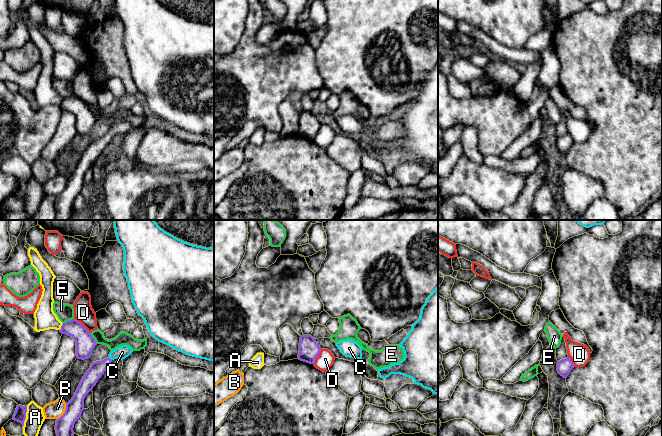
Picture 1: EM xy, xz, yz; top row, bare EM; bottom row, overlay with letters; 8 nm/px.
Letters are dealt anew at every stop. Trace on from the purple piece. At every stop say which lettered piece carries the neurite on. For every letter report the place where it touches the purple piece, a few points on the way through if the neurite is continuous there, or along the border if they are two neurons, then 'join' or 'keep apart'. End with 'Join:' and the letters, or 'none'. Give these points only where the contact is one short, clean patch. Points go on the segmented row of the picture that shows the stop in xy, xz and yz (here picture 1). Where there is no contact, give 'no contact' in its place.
A: xy (25, 416) | keep apart
B: xy (65, 411) | keep apart
C: xy (110, 359) | across xy (97, 369), (110, 359), (116, 353), (122, 352) | join
D: xy (82, 325) | keep apart
E: xy (68, 321) | along xy (73, 318), (63, 323) | keep apart
Join: C

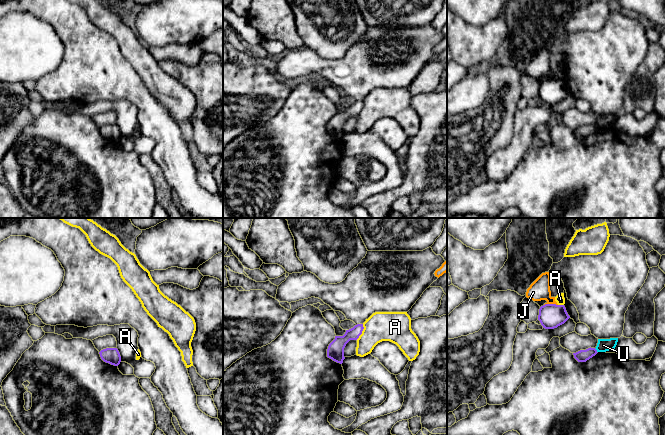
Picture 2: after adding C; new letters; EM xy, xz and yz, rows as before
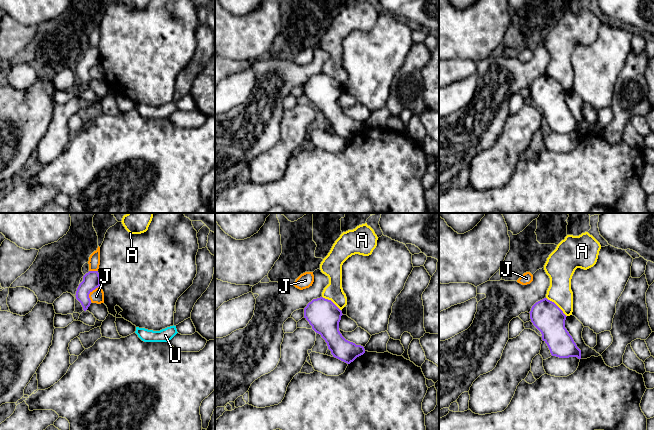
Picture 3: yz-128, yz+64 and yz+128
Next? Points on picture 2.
A: xz (361, 332) | keep apart
J: yz (550, 304) | keep apart
U: yz (596, 350) | along yz (594, 348), (597, 352) | keep apart
Join: none

